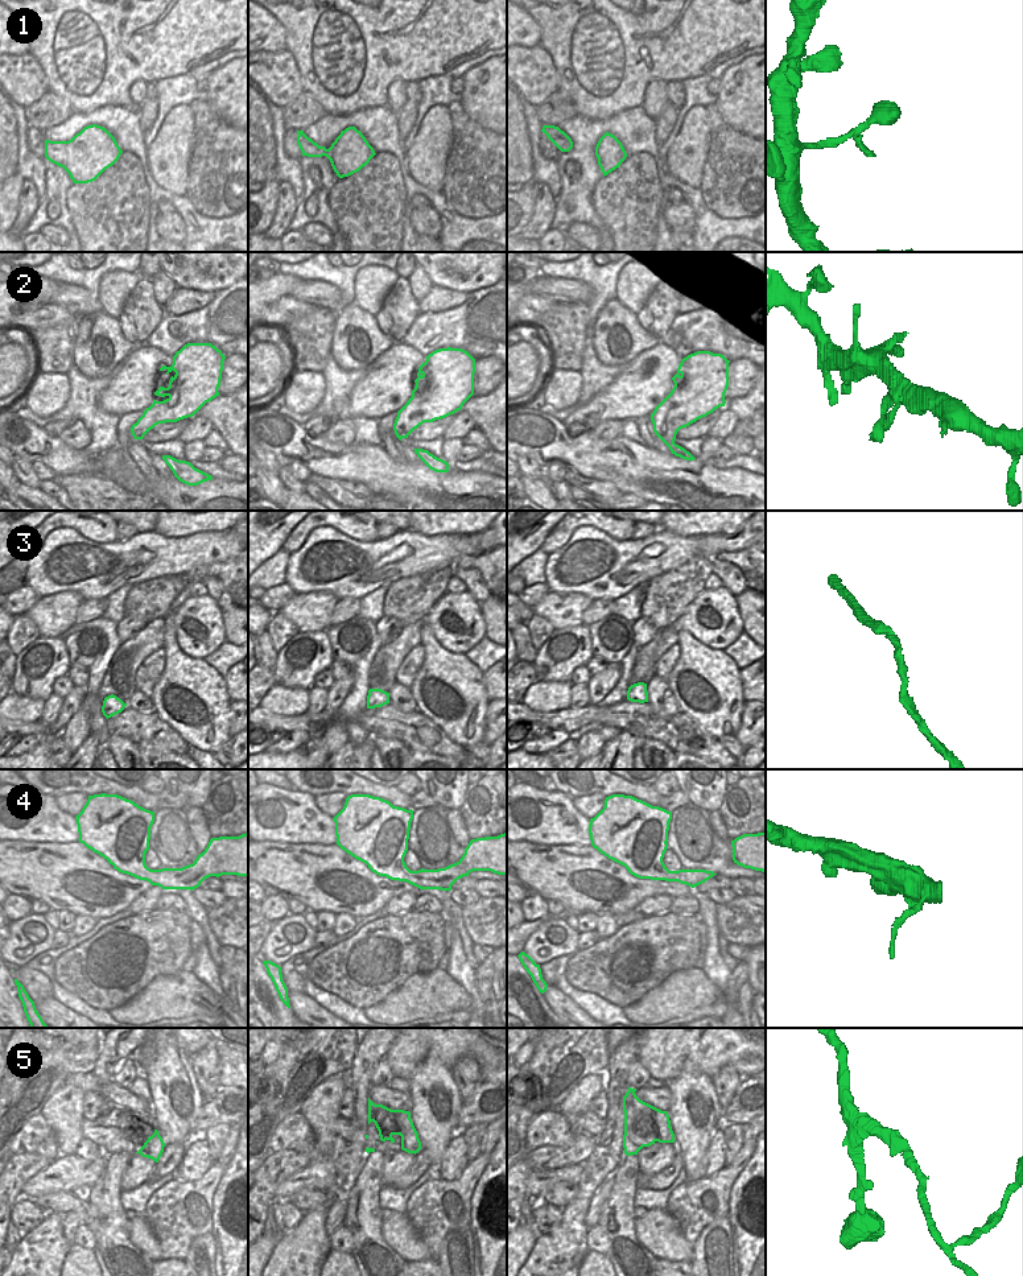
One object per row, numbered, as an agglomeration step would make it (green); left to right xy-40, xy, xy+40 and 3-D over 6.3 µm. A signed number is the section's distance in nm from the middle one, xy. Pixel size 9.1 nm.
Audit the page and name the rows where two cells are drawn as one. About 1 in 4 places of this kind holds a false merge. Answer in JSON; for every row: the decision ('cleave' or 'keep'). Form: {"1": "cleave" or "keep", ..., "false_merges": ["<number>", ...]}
{"1": "keep", "2": "keep", "3": "keep", "4": "keep", "5": "keep", "false_merges": []}

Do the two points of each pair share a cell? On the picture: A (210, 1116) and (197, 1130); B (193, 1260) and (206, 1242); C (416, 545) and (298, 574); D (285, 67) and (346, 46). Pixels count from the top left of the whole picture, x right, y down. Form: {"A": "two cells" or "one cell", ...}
{"A": "one cell", "B": "one cell", "C": "one cell", "D": "two cells"}

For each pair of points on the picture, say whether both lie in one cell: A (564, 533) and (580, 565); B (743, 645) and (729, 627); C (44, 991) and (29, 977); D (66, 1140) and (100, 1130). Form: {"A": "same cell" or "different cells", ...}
{"A": "different cells", "B": "different cells", "C": "same cell", "D": "different cells"}

